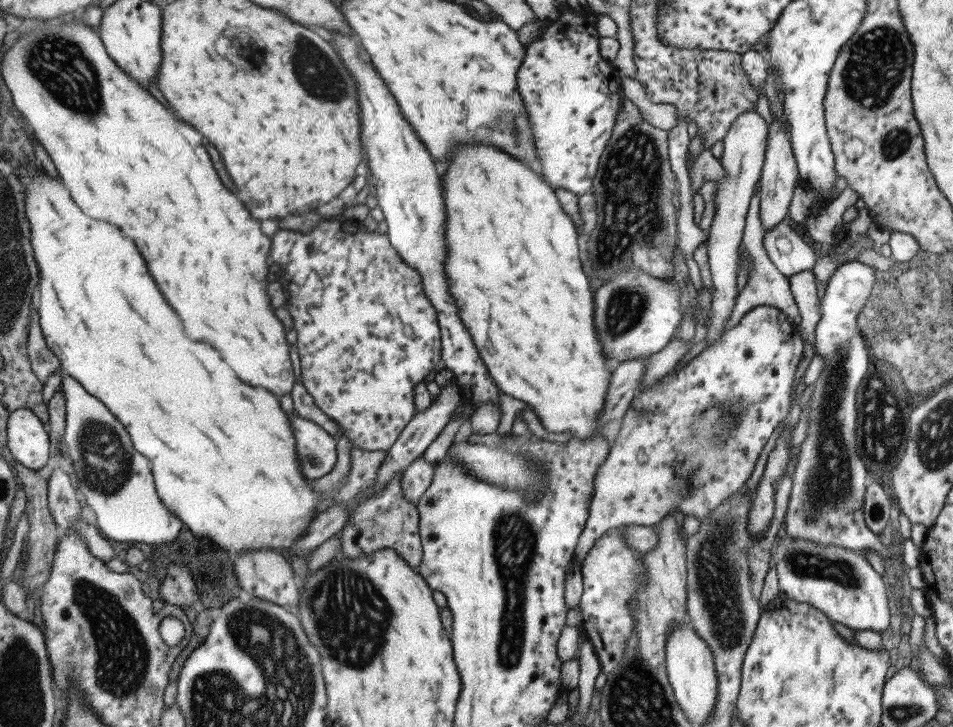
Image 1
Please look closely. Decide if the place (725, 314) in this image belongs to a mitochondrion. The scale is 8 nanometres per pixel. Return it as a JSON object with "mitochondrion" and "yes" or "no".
{"mitochondrion":"no"}

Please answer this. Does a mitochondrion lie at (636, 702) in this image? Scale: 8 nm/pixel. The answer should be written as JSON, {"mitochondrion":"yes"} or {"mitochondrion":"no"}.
{"mitochondrion":"yes"}

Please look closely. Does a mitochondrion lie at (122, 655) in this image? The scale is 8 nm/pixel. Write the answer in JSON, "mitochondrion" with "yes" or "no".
{"mitochondrion":"yes"}

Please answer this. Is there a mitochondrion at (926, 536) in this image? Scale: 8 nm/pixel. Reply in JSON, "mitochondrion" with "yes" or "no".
{"mitochondrion":"no"}

